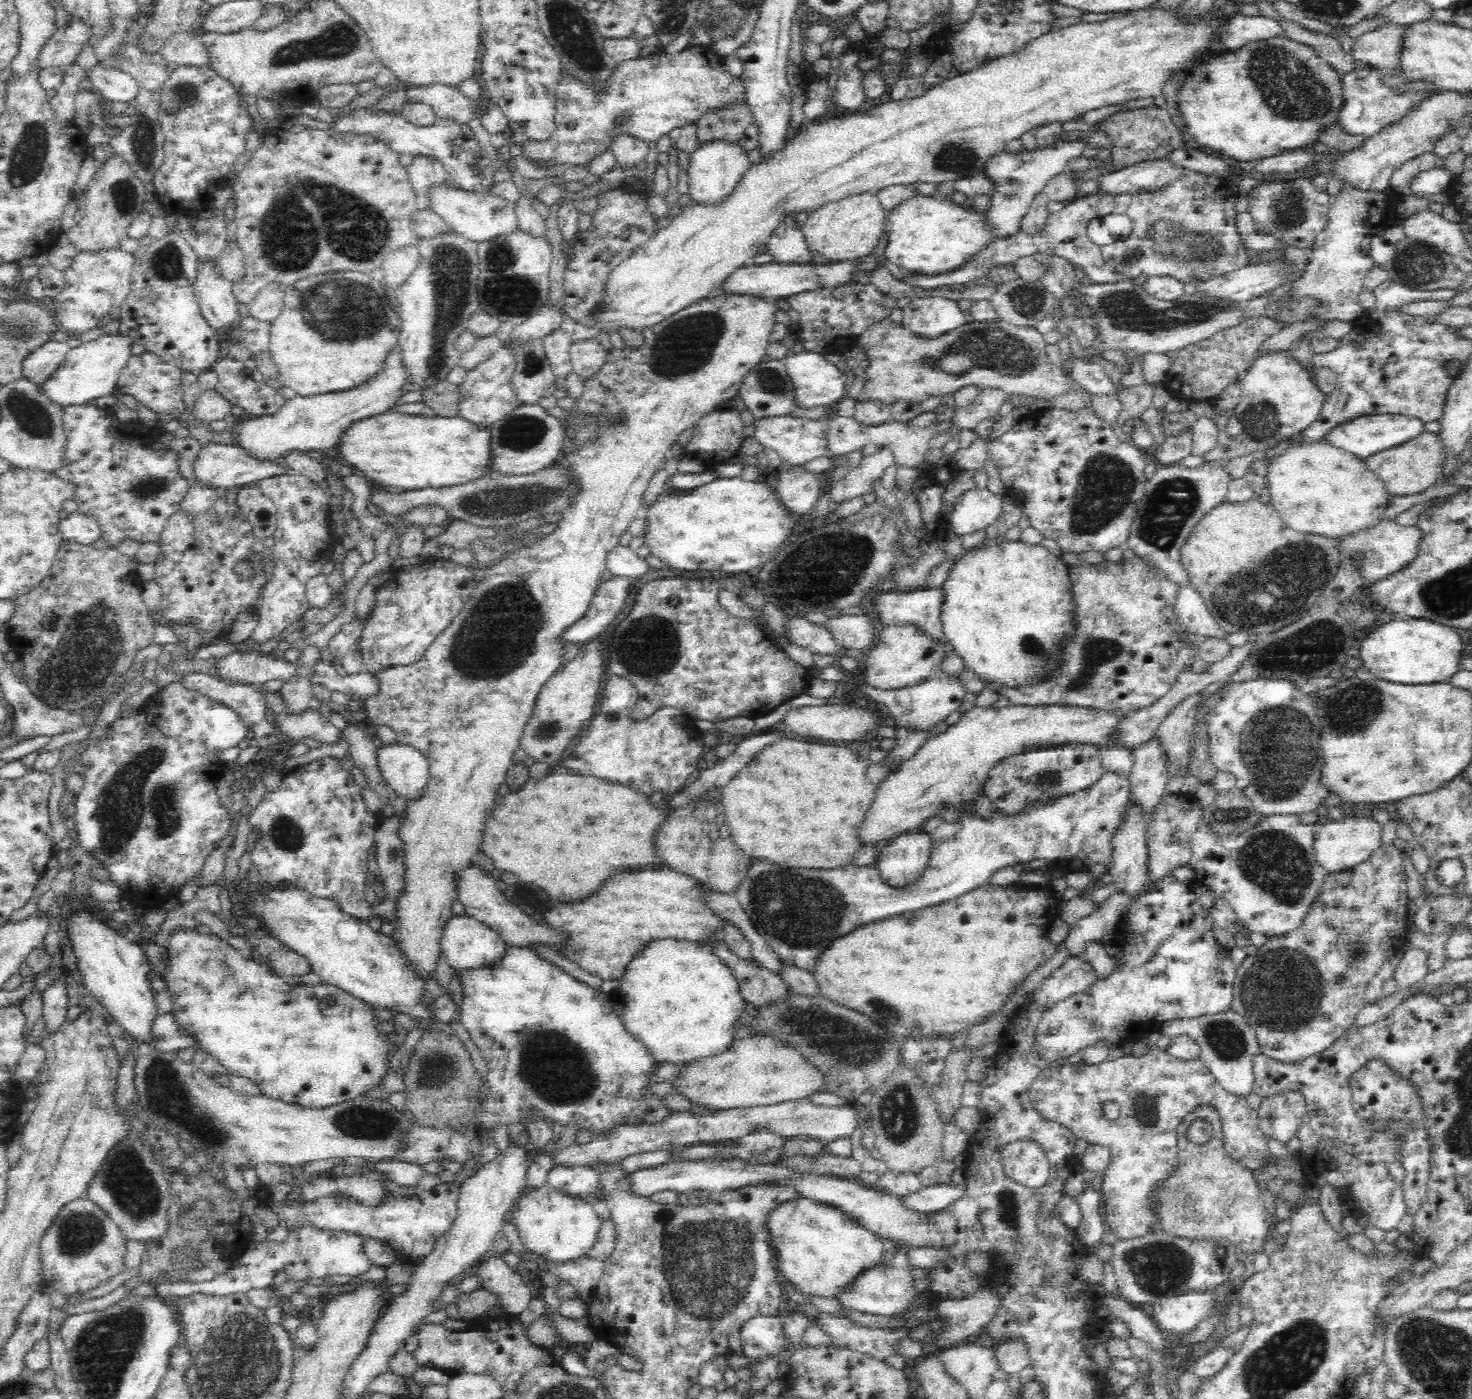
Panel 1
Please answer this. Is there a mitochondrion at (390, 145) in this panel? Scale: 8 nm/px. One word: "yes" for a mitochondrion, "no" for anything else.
no

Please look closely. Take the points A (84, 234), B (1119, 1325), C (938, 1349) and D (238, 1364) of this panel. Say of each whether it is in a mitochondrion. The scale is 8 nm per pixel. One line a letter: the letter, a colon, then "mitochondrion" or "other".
A: other
B: other
C: other
D: mitochondrion

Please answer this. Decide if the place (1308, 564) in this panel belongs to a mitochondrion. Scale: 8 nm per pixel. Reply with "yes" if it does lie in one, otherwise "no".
yes

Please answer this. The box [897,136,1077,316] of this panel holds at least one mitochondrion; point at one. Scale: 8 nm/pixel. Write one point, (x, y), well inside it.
(960, 157)

